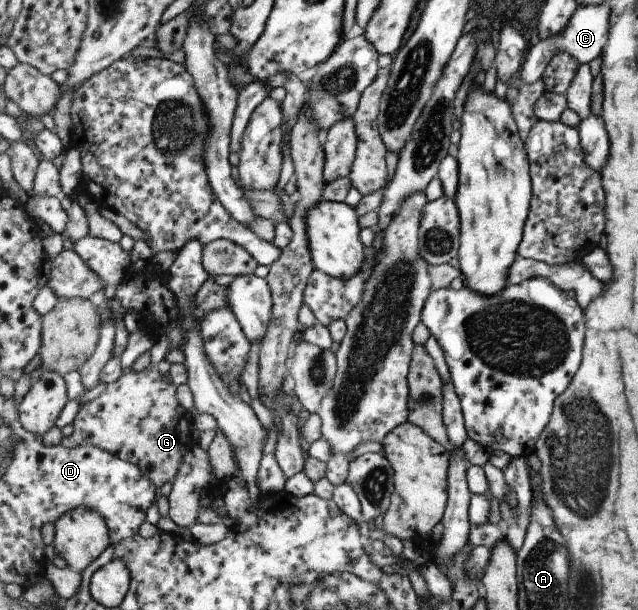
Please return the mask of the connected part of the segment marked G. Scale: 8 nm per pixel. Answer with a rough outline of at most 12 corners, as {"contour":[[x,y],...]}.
{"contour":[[155,365],[80,406],[66,448],[95,446],[175,483],[193,415]]}

